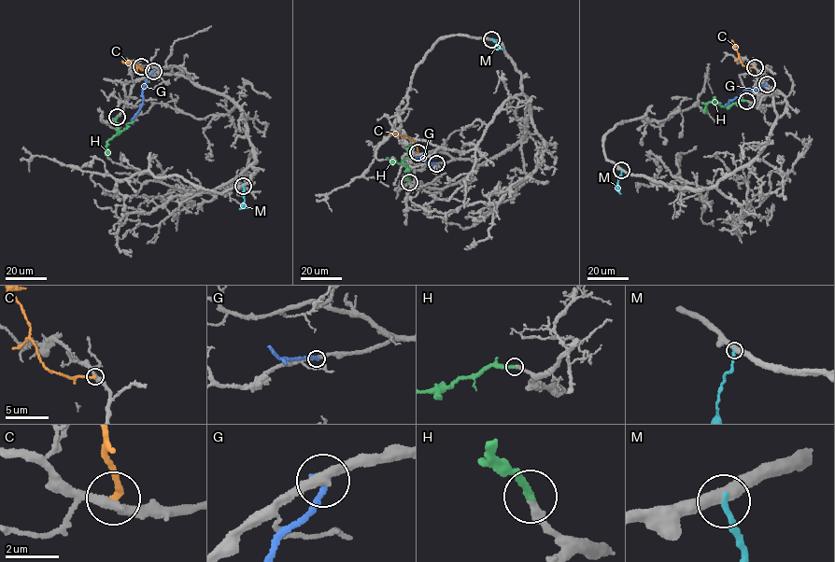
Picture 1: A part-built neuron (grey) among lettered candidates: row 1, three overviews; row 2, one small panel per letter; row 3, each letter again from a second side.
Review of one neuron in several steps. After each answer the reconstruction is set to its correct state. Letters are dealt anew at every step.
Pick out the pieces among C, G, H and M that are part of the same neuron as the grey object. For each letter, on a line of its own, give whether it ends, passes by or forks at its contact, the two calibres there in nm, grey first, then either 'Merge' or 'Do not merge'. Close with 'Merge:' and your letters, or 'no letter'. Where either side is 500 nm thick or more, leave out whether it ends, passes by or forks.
C: It ends there. Thickness 320 nm (grey) against 240 nm. Do not merge
G: It ends there. Thickness 320 nm (grey) against 280 nm. Do not merge
H: It ends there. Thickness 280 nm (grey) against 190 nm. Merge
M: It ends there. Thickness 440 nm (grey) against 220 nm. Do not merge
Merge: H

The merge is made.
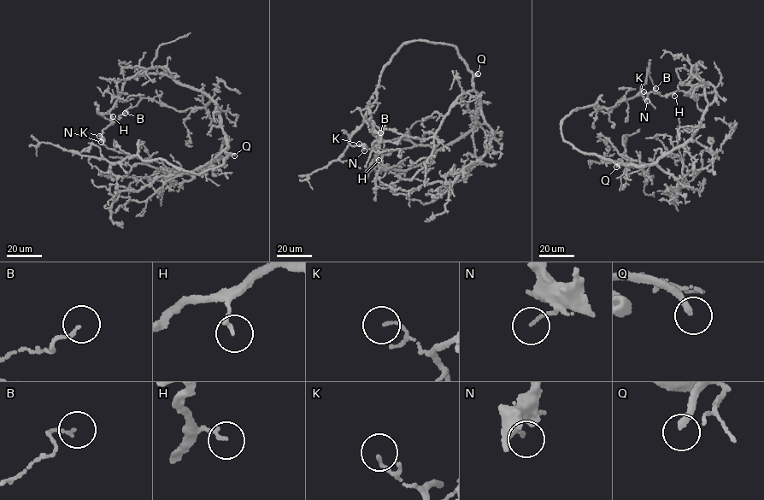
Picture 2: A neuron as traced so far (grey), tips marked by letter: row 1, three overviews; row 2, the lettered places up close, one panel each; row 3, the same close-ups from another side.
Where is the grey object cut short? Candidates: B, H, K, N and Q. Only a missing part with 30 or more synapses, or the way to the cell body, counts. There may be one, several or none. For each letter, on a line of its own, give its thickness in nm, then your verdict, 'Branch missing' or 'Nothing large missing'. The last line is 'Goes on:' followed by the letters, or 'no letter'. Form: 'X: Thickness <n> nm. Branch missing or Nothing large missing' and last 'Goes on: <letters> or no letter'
B: Thickness 110 nm. Nothing large missing
H: Thickness 150 nm. Nothing large missing
K: Thickness 110 nm. Nothing large missing
N: Thickness 100 nm. Nothing large missing
Q: Thickness 240 nm. Branch missing
Goes on: Q

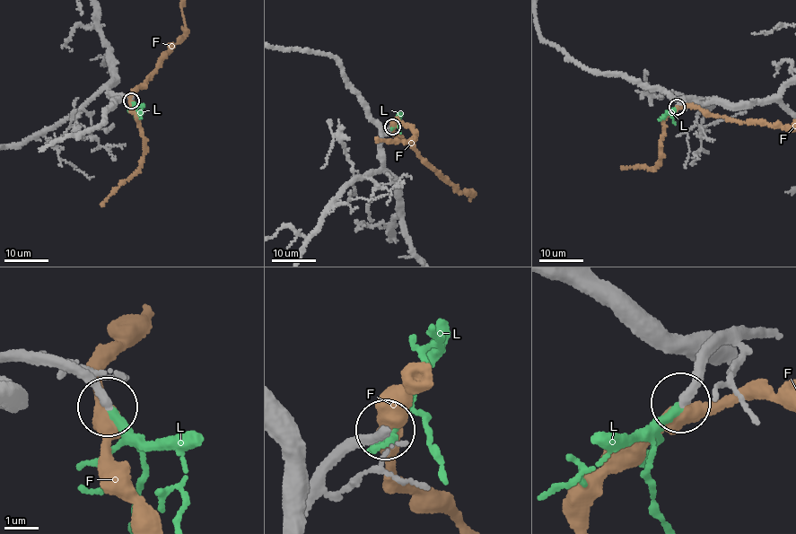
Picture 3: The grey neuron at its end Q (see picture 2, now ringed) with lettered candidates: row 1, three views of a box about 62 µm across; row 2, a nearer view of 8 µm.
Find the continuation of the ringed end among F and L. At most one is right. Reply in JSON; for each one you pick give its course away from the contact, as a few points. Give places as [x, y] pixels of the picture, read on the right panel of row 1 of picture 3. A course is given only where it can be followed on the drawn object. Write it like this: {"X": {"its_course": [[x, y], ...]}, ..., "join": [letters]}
{"L": {"its_course": [[677, 106], [658, 119]]}, "join": ["L"]}

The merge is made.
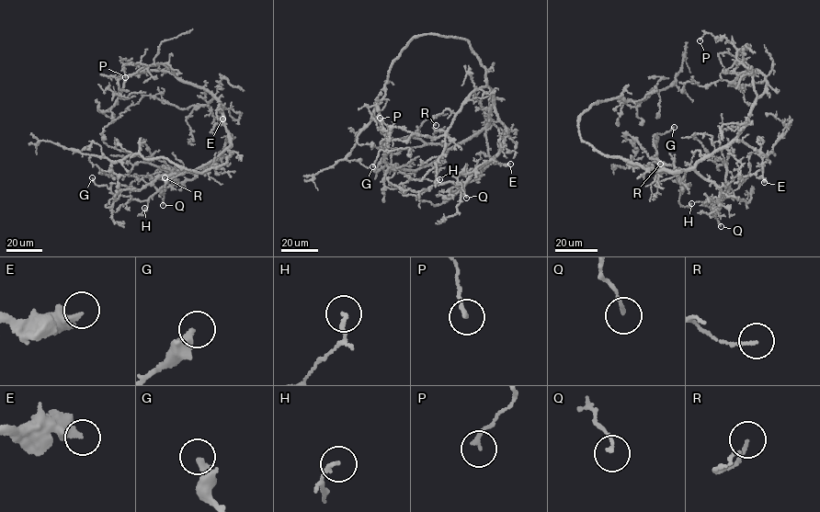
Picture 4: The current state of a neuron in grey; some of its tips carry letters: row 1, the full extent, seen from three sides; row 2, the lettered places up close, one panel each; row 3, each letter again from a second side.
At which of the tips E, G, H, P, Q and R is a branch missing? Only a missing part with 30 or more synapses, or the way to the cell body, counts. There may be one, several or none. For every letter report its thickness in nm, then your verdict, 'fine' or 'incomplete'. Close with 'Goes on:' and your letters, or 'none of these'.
E: 400 nm | fine
G: 240 nm | fine
H: 150 nm | fine
P: 150 nm | fine
Q: 130 nm | fine
R: 110 nm | fine
Goes on: none of these

